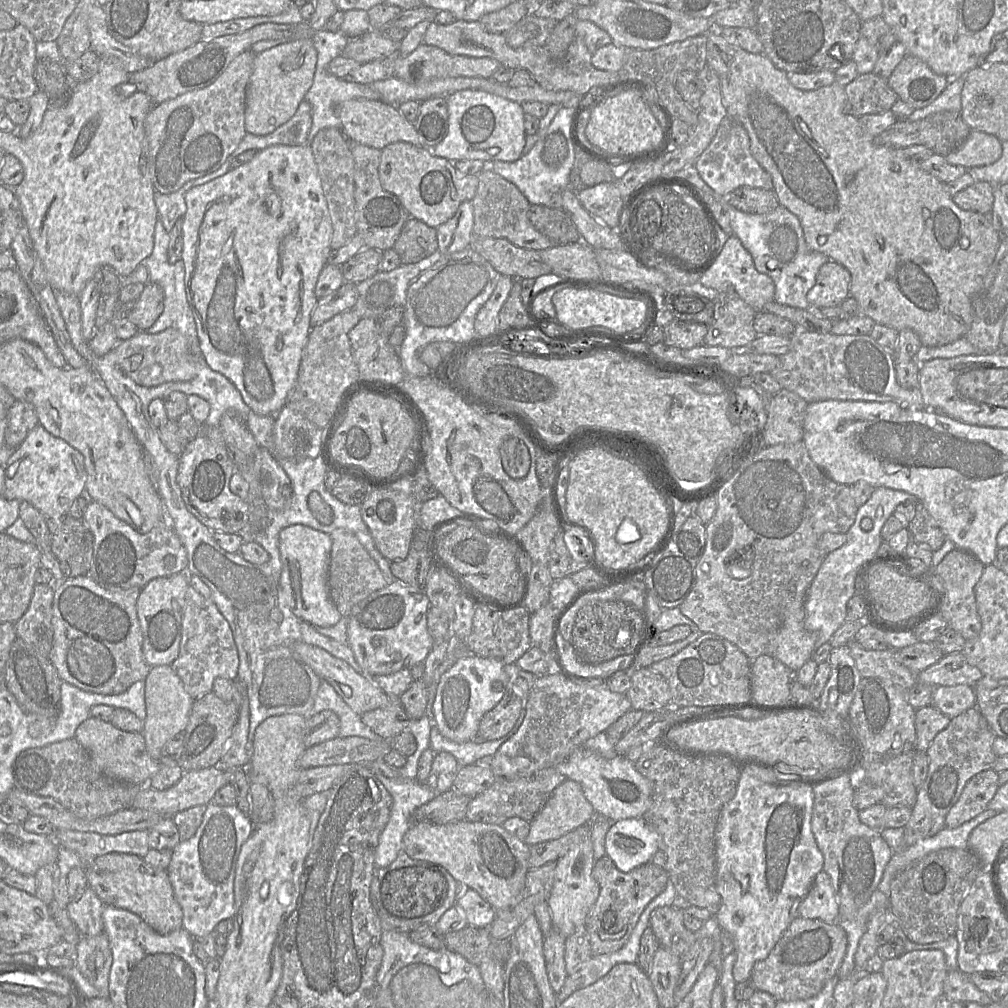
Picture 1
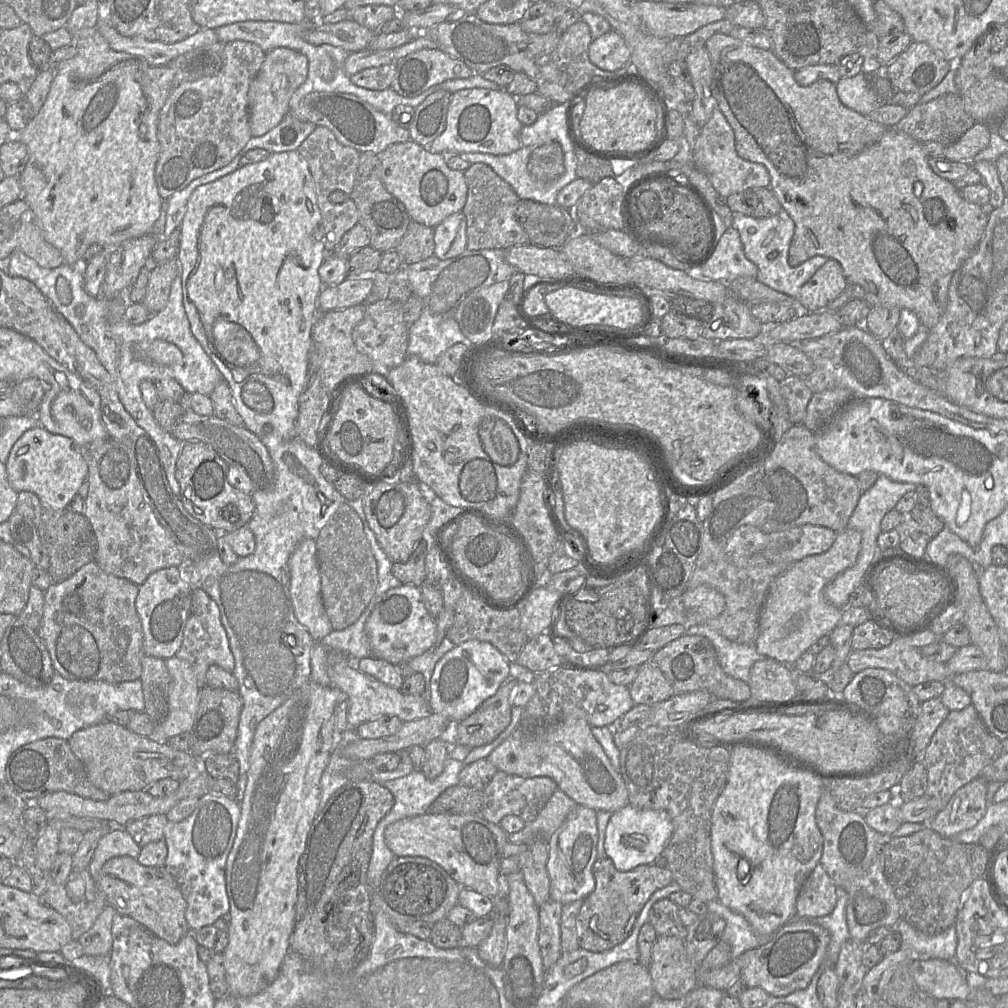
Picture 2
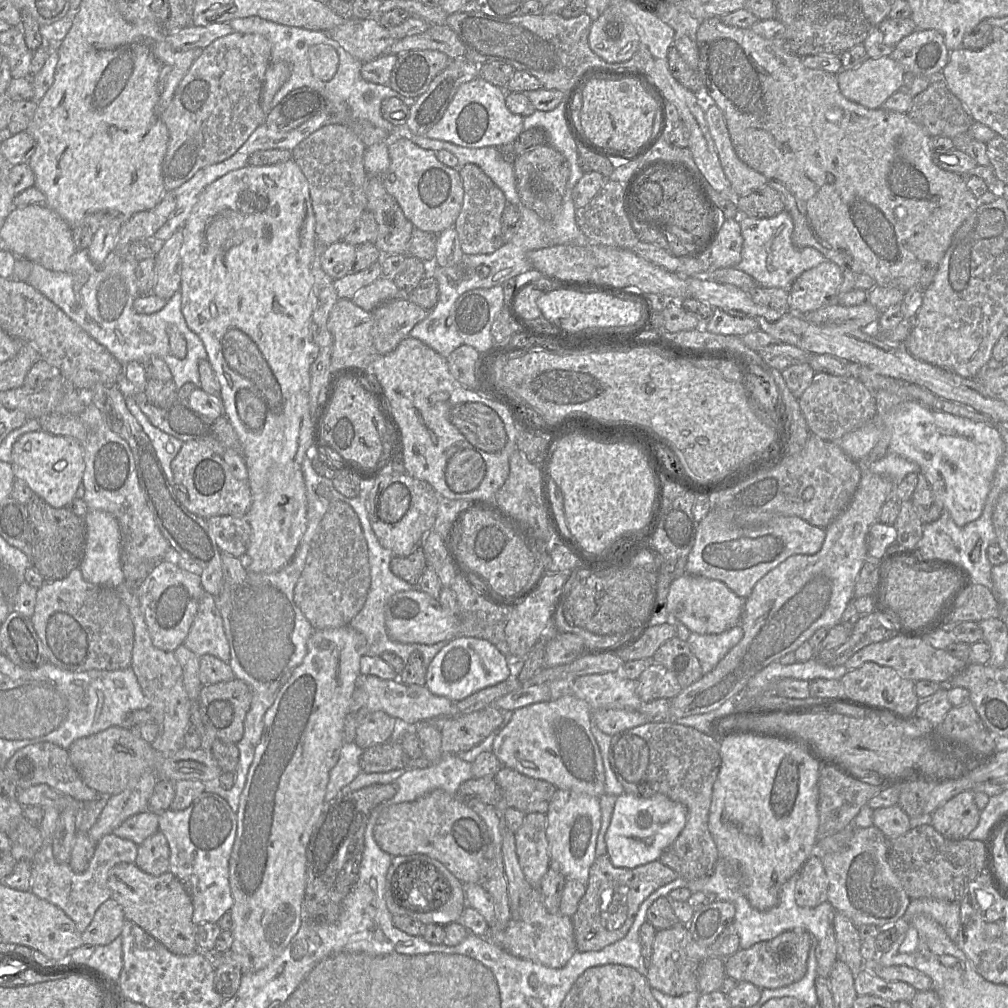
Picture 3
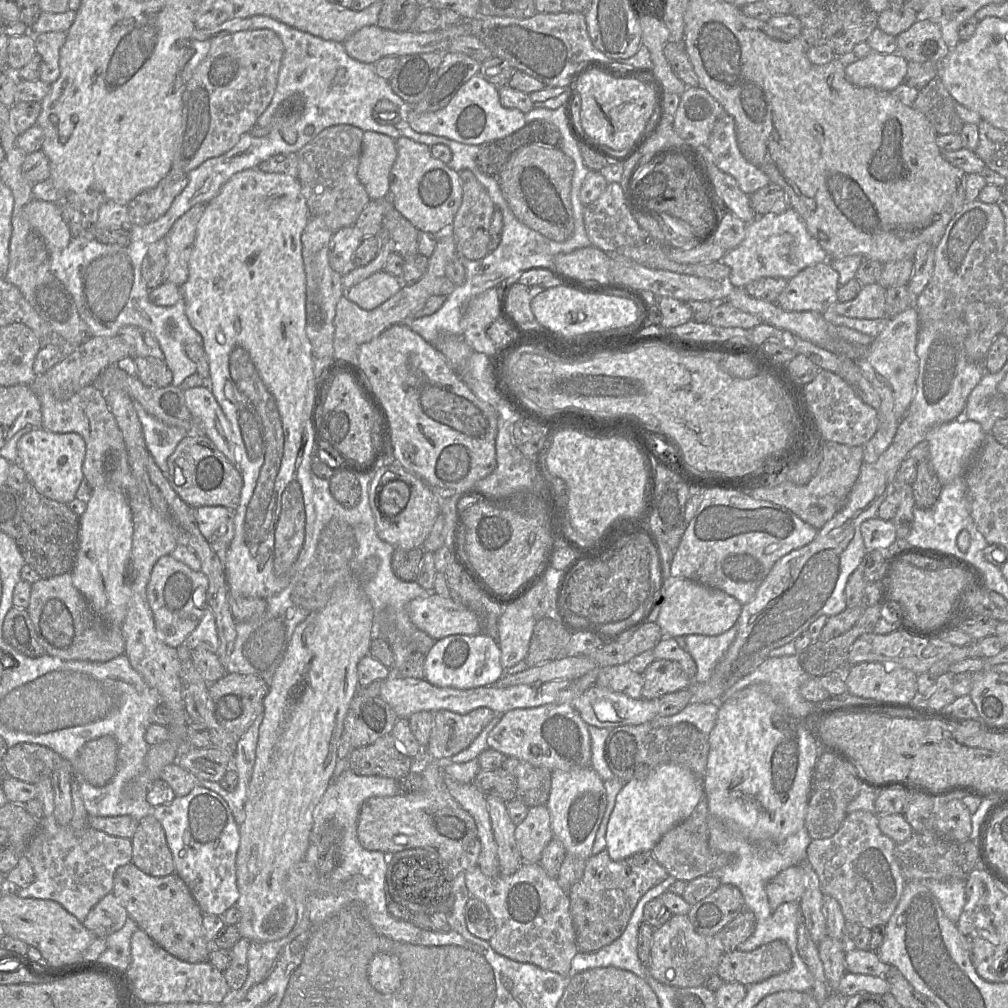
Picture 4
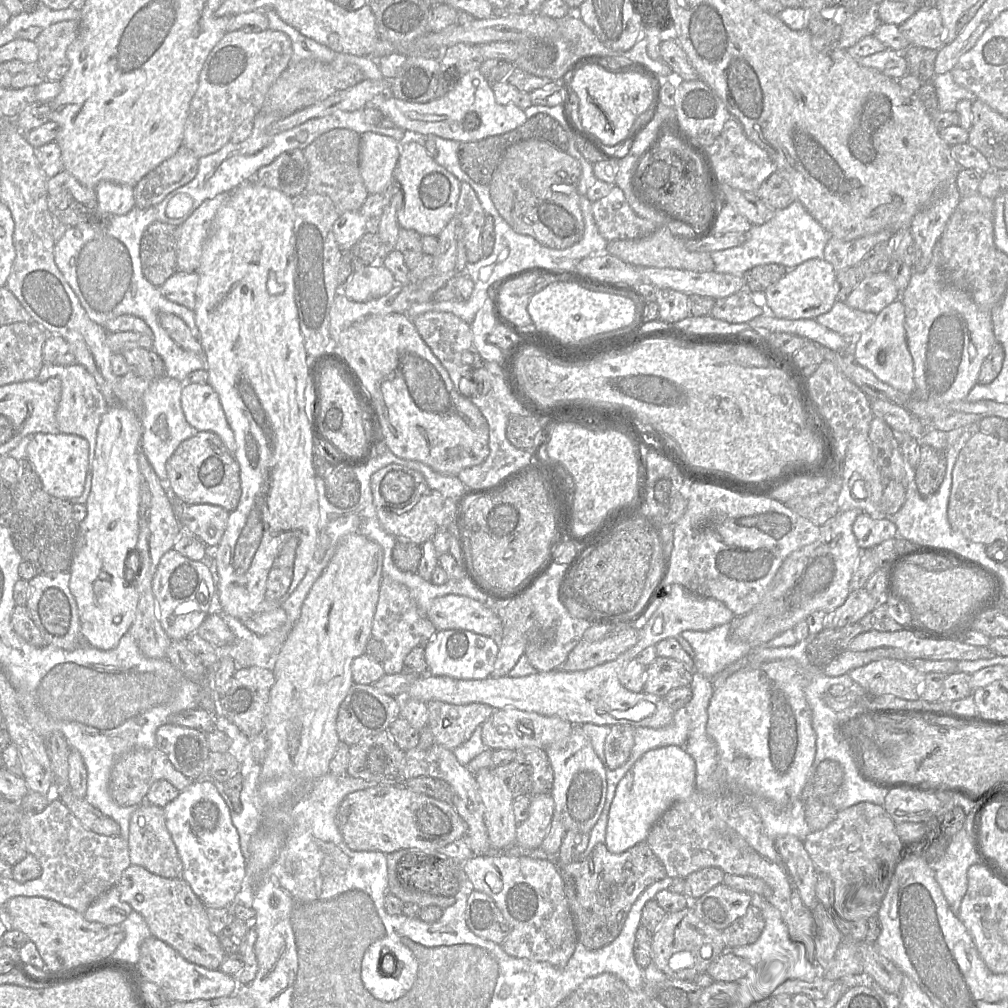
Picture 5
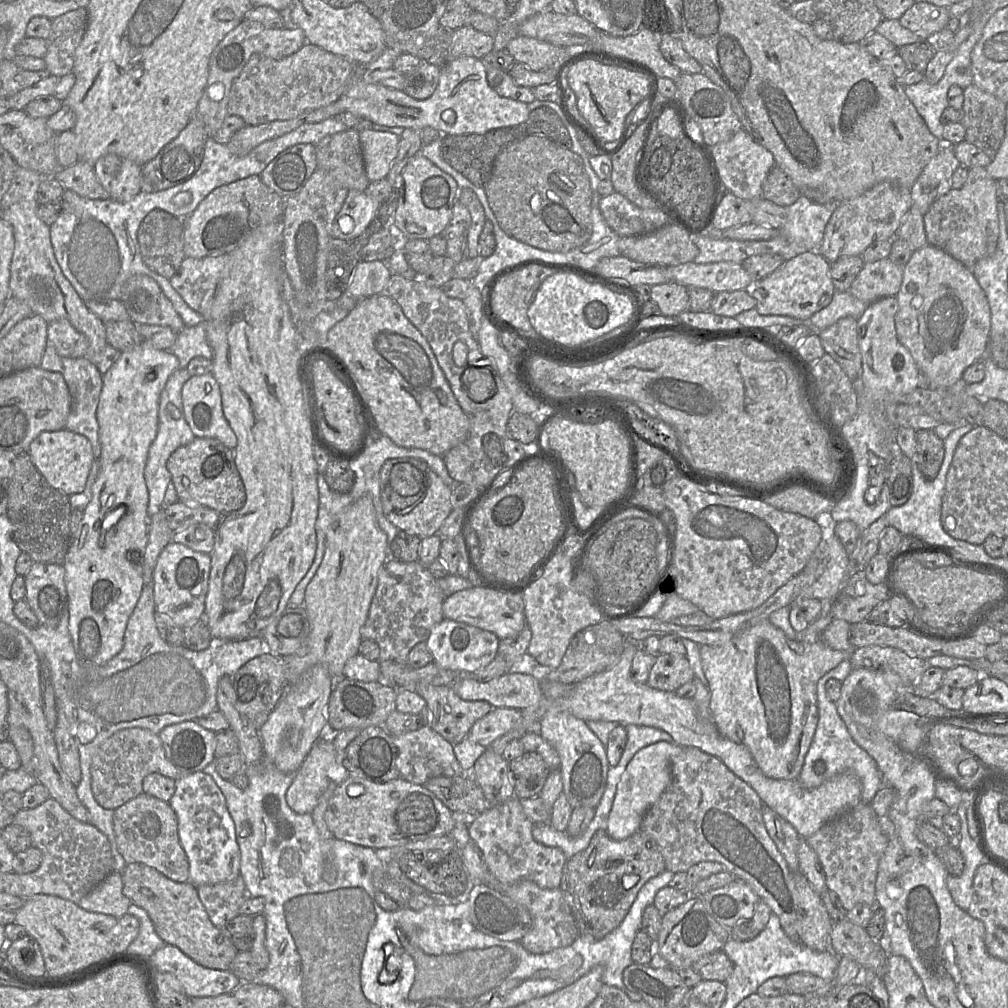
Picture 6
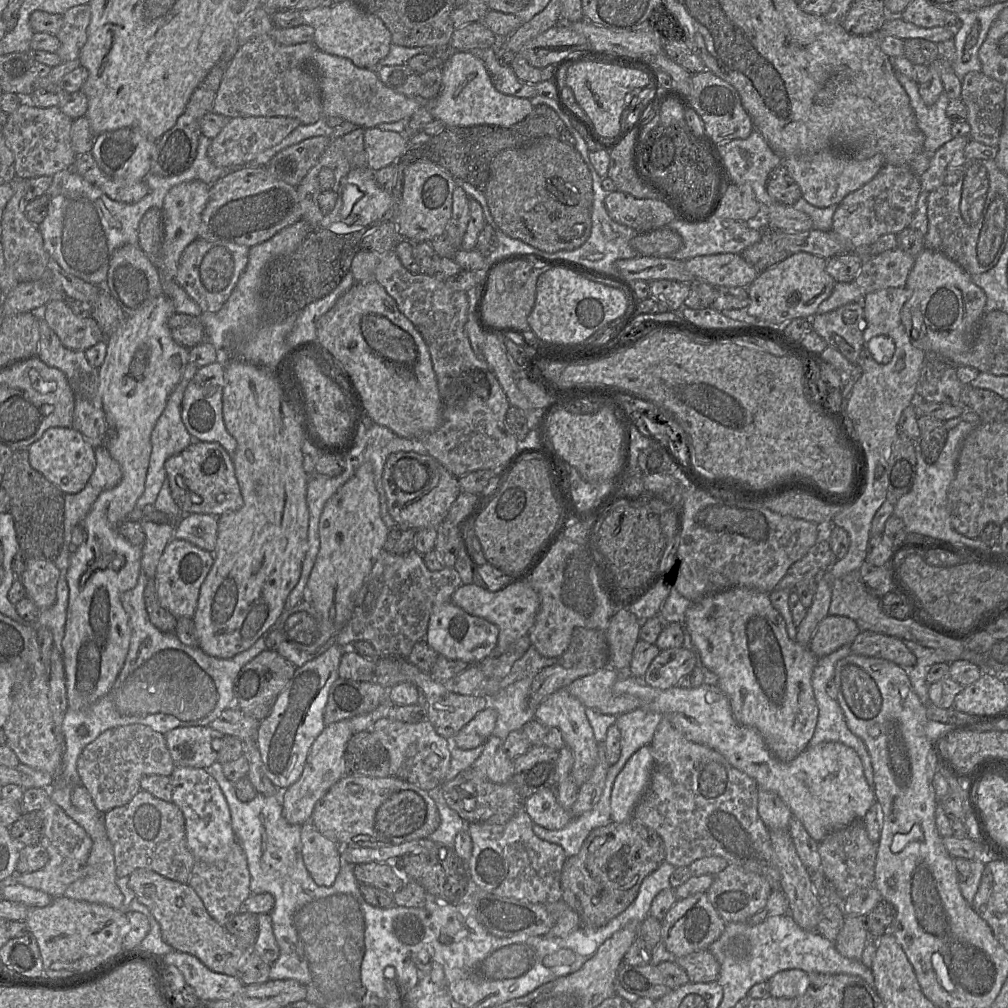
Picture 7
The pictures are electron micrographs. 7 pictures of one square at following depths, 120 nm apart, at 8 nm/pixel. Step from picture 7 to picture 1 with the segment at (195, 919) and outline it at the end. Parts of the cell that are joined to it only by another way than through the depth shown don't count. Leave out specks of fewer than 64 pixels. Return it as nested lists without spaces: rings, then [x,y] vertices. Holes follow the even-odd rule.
[[[110,853],[85,866],[88,886],[109,906],[138,915],[152,929],[167,935],[182,928],[183,912],[177,902],[167,870],[153,868],[137,855]]]

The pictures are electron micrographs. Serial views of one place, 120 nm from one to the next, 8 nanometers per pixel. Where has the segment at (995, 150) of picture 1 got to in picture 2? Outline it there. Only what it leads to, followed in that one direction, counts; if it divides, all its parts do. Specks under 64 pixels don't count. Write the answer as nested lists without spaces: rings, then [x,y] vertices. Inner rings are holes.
[[[975,123],[955,143],[946,146],[942,156],[951,161],[974,162],[974,157],[985,149],[990,140],[991,127]]]

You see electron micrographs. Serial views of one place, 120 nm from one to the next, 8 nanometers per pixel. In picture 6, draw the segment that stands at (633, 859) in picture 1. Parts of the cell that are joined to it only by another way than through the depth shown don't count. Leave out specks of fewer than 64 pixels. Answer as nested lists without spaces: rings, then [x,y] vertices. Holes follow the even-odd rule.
[[[660,741],[640,749],[627,764],[616,786],[606,832],[614,840],[623,840],[638,831],[646,811],[660,798],[671,782],[672,757],[683,747]]]

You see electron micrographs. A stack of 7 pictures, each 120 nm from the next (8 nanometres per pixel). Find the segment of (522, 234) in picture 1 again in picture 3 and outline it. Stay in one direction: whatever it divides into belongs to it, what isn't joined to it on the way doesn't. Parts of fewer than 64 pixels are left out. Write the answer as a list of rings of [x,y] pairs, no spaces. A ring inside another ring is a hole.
[[[475,164],[459,167],[464,201],[454,227],[464,254],[491,254],[503,246],[502,214],[508,203],[503,191]]]

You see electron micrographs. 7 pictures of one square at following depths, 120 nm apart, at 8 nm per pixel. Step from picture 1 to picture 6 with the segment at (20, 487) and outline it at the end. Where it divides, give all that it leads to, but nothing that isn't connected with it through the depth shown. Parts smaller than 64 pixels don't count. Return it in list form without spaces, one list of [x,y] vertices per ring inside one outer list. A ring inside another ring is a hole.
[[[67,429],[42,432],[29,446],[28,454],[34,466],[50,486],[70,496],[84,491],[94,455],[90,441]]]

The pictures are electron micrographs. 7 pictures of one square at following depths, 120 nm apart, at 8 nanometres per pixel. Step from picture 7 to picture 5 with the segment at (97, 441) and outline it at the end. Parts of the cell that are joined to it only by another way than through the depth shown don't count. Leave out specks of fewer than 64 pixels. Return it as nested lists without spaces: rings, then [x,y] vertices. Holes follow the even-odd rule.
[[[44,363],[36,380],[43,383],[53,377],[59,378],[62,383],[61,398],[56,411],[58,430],[64,434],[81,436],[88,441],[89,471],[93,468],[98,428],[102,416],[108,409],[108,403],[99,390],[94,377],[80,364],[75,363],[68,366],[59,366]]]

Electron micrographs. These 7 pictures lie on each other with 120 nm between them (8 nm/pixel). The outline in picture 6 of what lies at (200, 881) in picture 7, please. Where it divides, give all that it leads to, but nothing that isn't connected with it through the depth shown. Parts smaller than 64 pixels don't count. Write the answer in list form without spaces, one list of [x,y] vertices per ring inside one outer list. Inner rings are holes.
[[[241,875],[216,884],[200,885],[196,889],[210,921],[218,928],[224,928],[239,915],[240,906],[249,898]]]

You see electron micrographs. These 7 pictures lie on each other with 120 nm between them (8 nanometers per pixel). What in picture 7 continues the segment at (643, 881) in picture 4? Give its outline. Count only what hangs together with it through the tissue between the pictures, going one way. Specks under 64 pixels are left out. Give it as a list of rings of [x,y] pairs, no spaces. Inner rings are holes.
[[[631,817],[625,822],[609,822],[593,829],[582,844],[580,851],[563,865],[560,886],[564,901],[580,918],[580,927],[600,928],[623,912],[637,897],[643,879],[665,861],[665,845],[652,829]]]

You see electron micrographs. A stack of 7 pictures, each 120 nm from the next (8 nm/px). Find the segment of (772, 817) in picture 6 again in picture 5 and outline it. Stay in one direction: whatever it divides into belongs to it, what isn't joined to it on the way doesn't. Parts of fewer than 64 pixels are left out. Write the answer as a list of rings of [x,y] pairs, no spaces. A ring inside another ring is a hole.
[[[784,835],[777,837],[774,843],[797,886],[803,905],[812,911],[817,871],[803,841],[792,835]]]

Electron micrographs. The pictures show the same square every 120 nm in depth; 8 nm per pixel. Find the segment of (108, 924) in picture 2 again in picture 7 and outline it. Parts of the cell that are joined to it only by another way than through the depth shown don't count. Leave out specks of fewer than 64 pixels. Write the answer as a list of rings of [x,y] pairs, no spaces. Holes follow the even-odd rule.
[[[109,838],[93,841],[88,859],[80,870],[80,876],[66,889],[64,896],[79,901],[104,904],[115,909],[123,909],[124,896],[116,880],[113,845]]]

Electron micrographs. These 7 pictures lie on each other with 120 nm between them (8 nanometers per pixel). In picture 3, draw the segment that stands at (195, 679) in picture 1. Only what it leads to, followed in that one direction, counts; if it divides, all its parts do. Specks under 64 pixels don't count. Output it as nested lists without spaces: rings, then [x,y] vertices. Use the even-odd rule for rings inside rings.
[[[204,591],[197,614],[183,644],[198,657],[211,655],[229,663],[230,646],[213,595]]]

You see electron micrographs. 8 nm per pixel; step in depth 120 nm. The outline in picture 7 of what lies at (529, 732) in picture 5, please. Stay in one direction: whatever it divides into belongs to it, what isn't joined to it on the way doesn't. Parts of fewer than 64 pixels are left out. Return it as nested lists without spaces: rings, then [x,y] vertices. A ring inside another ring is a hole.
[[[487,707],[477,713],[452,739],[453,745],[462,750],[470,750],[483,745],[492,735],[497,721],[497,712]]]

